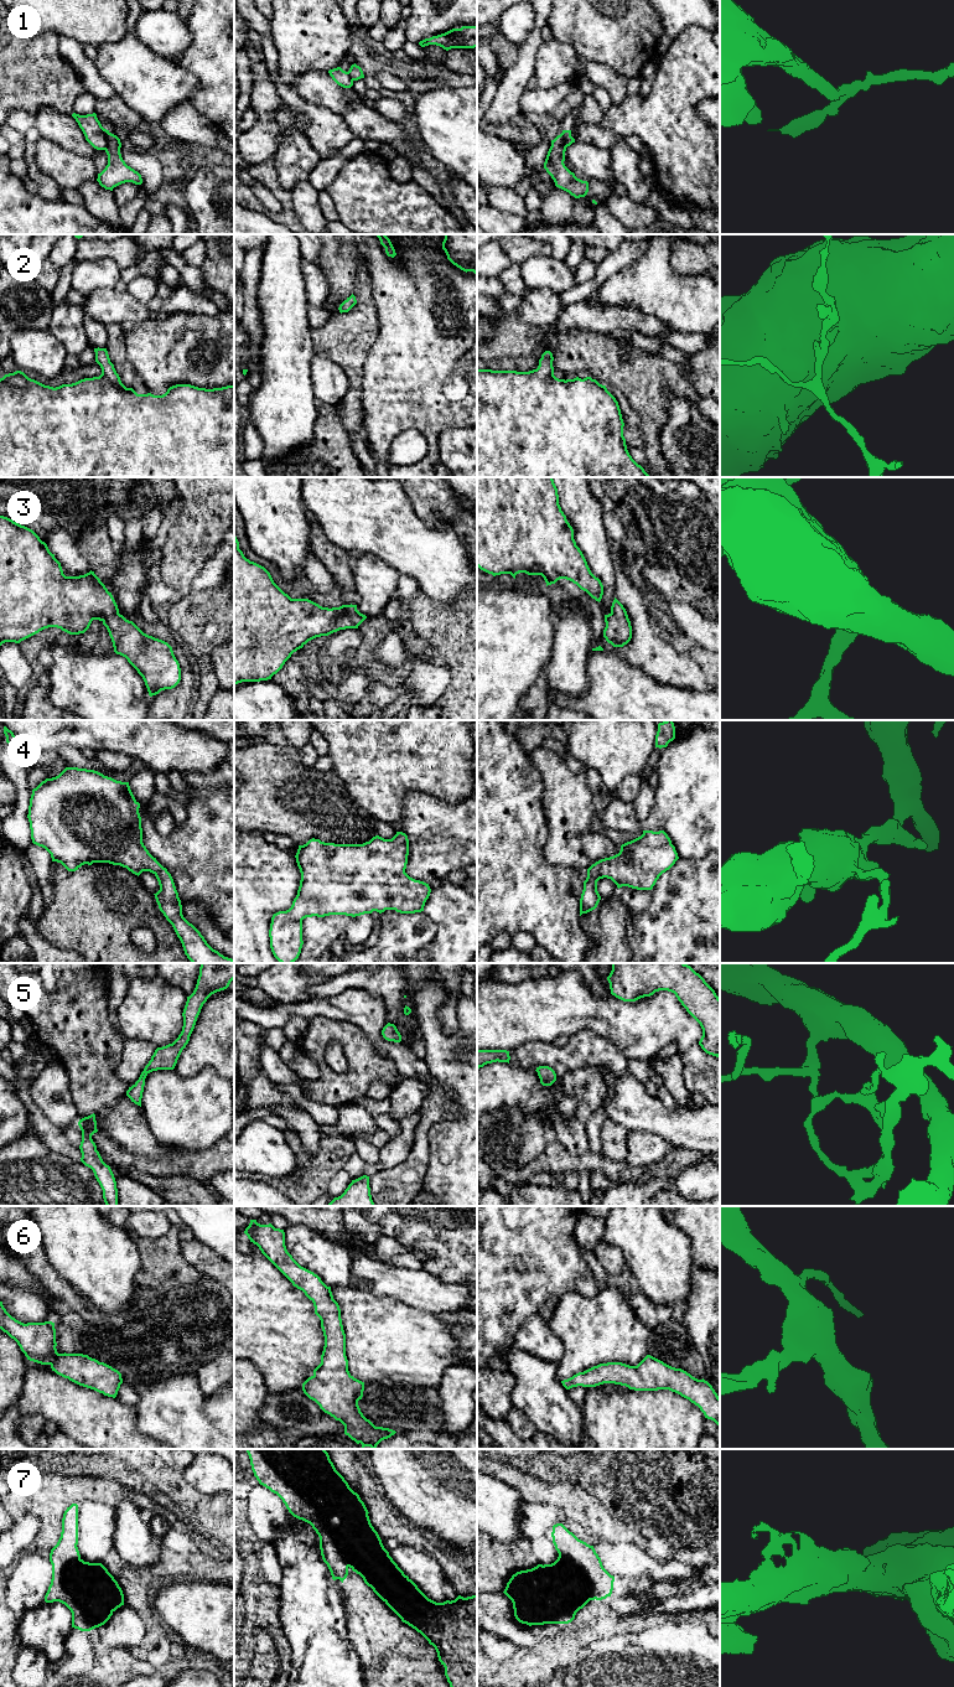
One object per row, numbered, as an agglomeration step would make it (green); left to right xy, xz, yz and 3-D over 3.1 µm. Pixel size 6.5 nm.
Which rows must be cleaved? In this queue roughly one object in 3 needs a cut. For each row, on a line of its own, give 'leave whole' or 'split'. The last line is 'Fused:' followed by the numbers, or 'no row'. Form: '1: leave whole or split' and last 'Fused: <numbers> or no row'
1: split
2: leave whole
3: leave whole
4: leave whole
5: leave whole
6: leave whole
7: leave whole
Fused: 1

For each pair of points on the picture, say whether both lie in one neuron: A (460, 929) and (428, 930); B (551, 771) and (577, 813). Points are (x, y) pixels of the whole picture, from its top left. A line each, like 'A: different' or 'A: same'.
A: different
B: same

